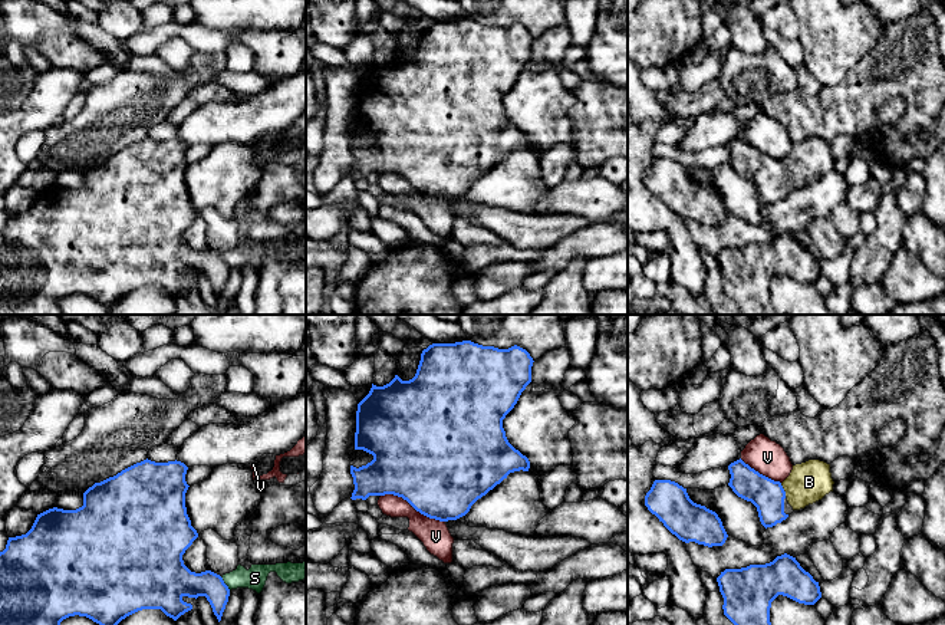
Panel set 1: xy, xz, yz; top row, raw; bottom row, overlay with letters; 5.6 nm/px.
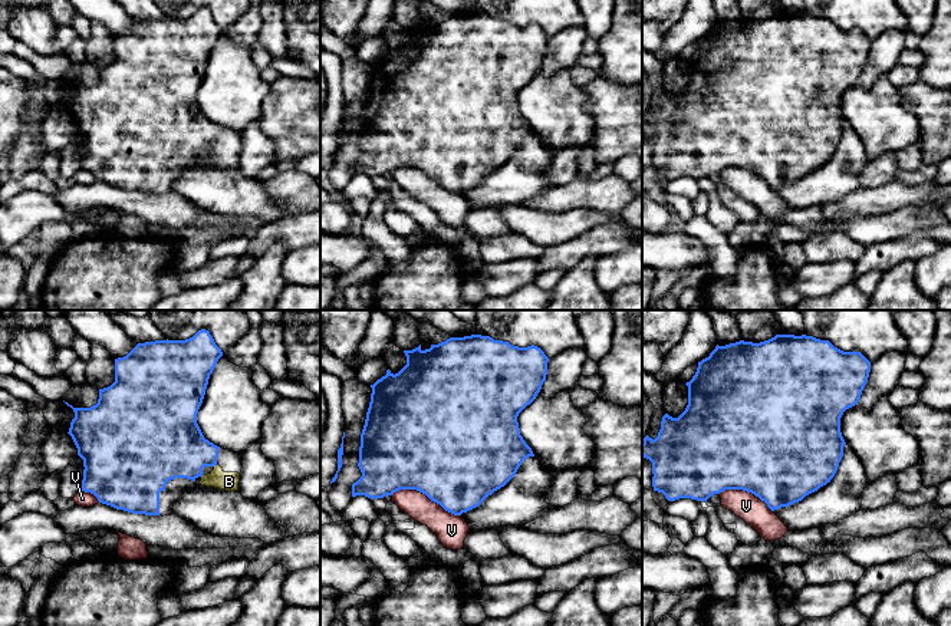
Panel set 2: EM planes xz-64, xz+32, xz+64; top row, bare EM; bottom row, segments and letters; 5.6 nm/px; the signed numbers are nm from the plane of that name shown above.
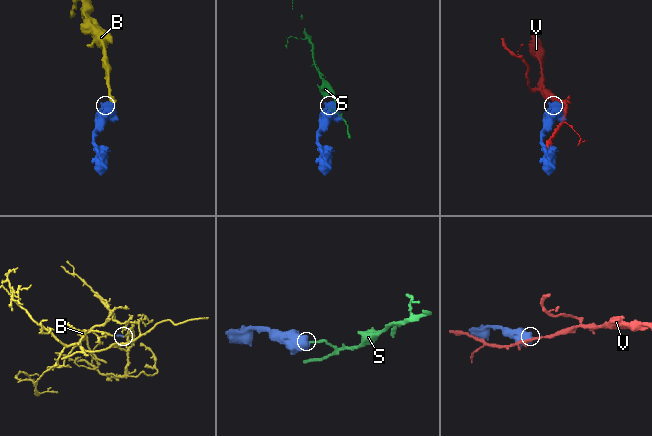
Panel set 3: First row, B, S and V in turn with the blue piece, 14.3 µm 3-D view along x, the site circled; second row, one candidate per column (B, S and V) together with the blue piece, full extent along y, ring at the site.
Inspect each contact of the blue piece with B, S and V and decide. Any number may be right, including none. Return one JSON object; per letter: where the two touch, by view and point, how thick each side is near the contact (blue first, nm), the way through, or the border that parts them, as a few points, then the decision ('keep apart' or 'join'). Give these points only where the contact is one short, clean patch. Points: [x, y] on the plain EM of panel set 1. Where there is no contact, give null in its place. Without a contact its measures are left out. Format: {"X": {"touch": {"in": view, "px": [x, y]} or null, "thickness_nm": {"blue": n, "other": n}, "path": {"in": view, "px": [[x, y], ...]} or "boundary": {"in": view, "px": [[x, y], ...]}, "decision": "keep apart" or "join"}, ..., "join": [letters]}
{"B": {"touch": {"in": "yz", "px": [783, 168]}, "thickness_nm": {"blue": 180, "other": 220}, "path": {"in": "yz", "px": [[766, 173], [783, 168], [803, 165], [809, 160]]}, "decision": "join"}, "S": {"touch": {"in": "xy", "px": [224, 262]}, "thickness_nm": {"blue": 170, "other": 120}, "boundary": {"in": "xy", "px": [[220, 255], [230, 267]]}, "decision": "keep apart"}, "V": {"touch": {"in": "xz", "px": [412, 184]}, "thickness_nm": {"blue": 500, "other": 160}, "decision": "keep apart"}, "join": ["B"]}

